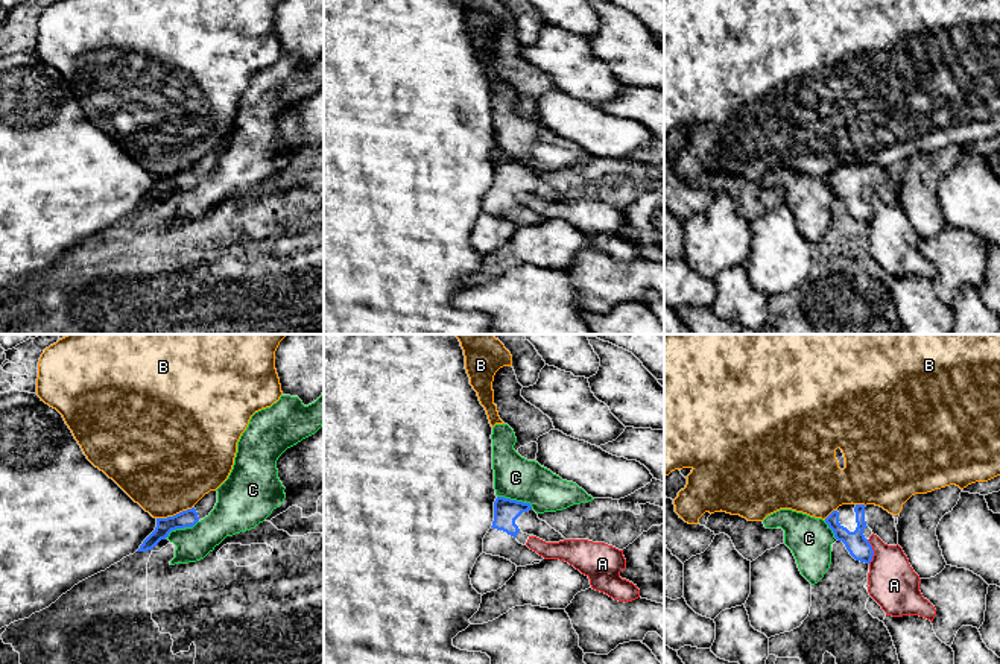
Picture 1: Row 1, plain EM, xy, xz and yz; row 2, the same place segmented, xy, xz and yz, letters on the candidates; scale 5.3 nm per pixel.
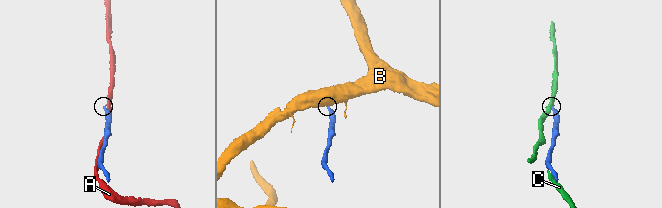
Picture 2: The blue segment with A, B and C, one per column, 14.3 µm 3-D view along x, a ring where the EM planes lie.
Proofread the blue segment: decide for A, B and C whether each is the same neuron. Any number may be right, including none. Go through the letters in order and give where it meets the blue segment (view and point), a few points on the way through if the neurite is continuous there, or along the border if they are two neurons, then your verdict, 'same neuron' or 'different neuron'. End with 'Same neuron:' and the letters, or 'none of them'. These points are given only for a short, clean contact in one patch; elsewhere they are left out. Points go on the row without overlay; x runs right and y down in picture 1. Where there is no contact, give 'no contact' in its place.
A: yz (873, 211) | different neuron
B: xy (174, 175) | along xy (192, 166), (157, 178) | different neuron
C: xz (515, 160) | along xz (497, 155), (526, 161), (532, 167) | different neuron
Same neuron: none of them

